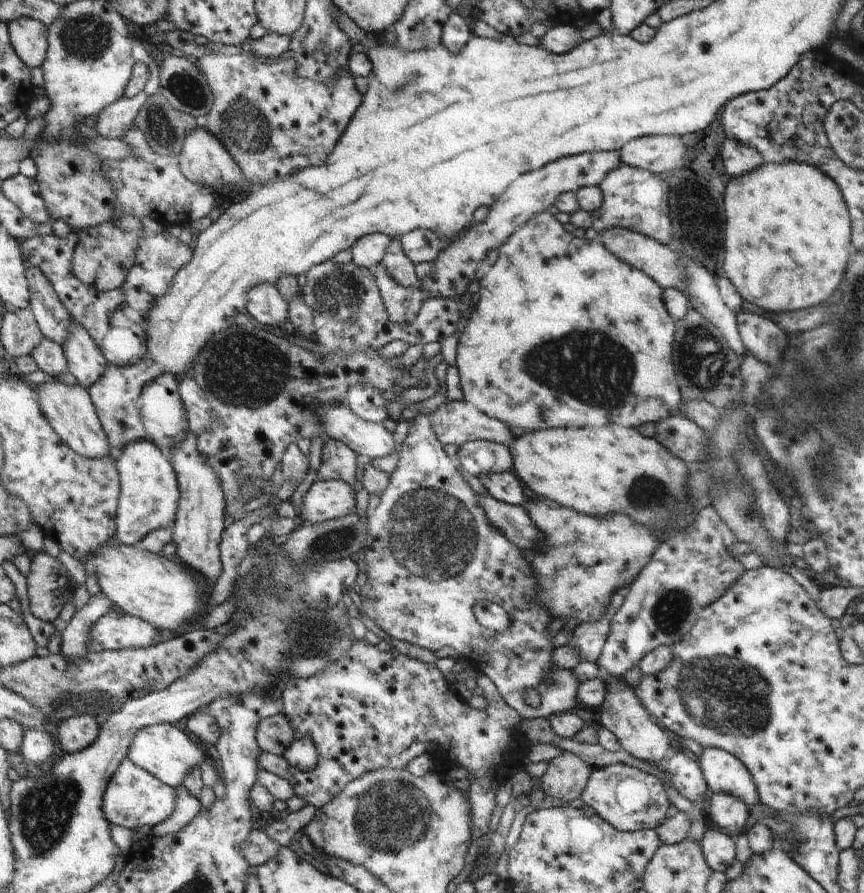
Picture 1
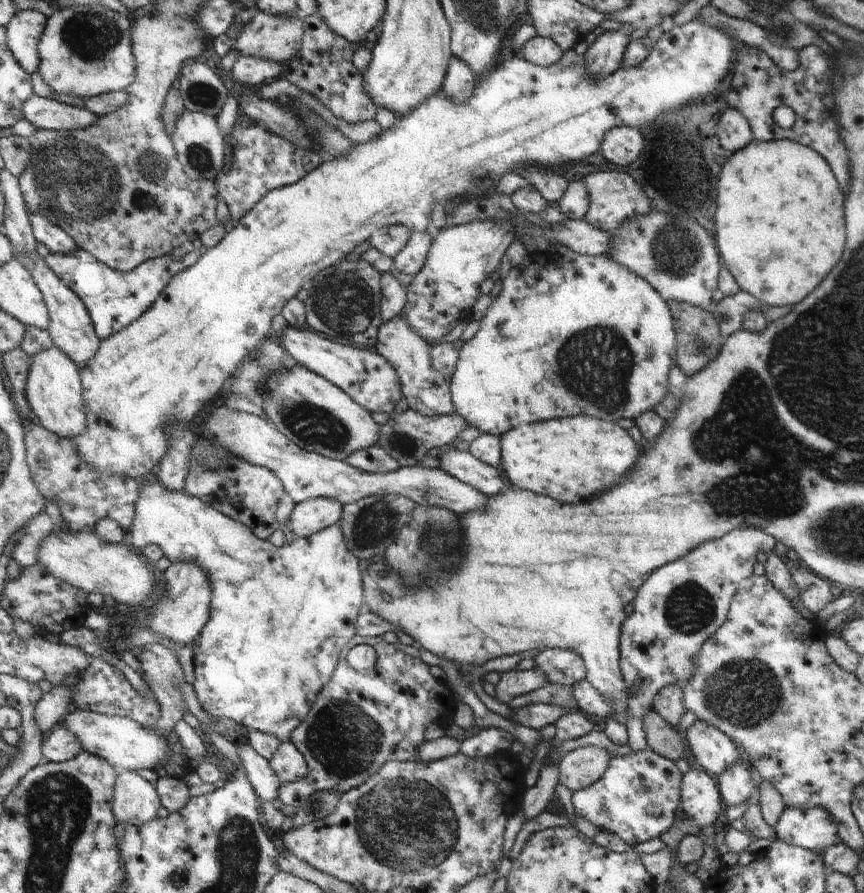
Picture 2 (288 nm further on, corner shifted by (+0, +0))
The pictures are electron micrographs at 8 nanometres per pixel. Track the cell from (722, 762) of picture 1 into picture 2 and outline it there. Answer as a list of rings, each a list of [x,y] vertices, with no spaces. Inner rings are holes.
[[[693,722],[683,738],[689,744],[689,750],[697,764],[713,778],[719,778],[727,768],[737,766],[739,754],[733,744],[723,732],[703,722]]]

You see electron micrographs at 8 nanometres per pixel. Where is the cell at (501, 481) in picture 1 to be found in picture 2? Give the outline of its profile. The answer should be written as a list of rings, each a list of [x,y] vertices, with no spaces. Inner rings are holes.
[[[453,448],[451,452],[447,452],[439,460],[443,464],[443,470],[447,470],[449,474],[457,476],[459,480],[479,488],[489,498],[501,496],[501,492],[507,490],[507,482],[505,482],[503,474],[495,466],[481,462],[477,456],[473,456],[471,450],[459,452],[459,450]]]

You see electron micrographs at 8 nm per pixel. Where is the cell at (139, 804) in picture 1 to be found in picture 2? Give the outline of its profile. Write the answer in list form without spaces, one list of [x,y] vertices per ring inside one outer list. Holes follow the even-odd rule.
[[[121,772],[115,788],[115,814],[119,824],[145,826],[157,820],[163,806],[157,788],[137,772]]]

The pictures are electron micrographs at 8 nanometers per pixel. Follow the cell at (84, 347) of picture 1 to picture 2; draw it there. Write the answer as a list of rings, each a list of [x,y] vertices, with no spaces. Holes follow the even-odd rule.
[[[17,254],[15,258],[21,258],[21,262],[29,268],[33,278],[37,280],[37,286],[41,288],[41,292],[45,292],[45,300],[47,300],[49,312],[51,312],[49,332],[55,340],[55,348],[61,348],[73,362],[77,362],[77,366],[87,364],[89,360],[93,360],[99,354],[103,340],[101,340],[101,336],[97,334],[97,330],[93,326],[93,316],[89,314],[85,302],[55,274],[55,270],[39,254],[31,254],[29,258]]]

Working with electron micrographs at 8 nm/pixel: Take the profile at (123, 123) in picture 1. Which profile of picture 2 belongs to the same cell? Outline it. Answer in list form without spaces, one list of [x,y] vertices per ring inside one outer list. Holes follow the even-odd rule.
[[[37,94],[25,104],[23,110],[25,120],[29,120],[33,126],[37,126],[39,130],[53,130],[53,132],[85,130],[101,120],[101,116],[91,112],[87,106],[75,108]]]

